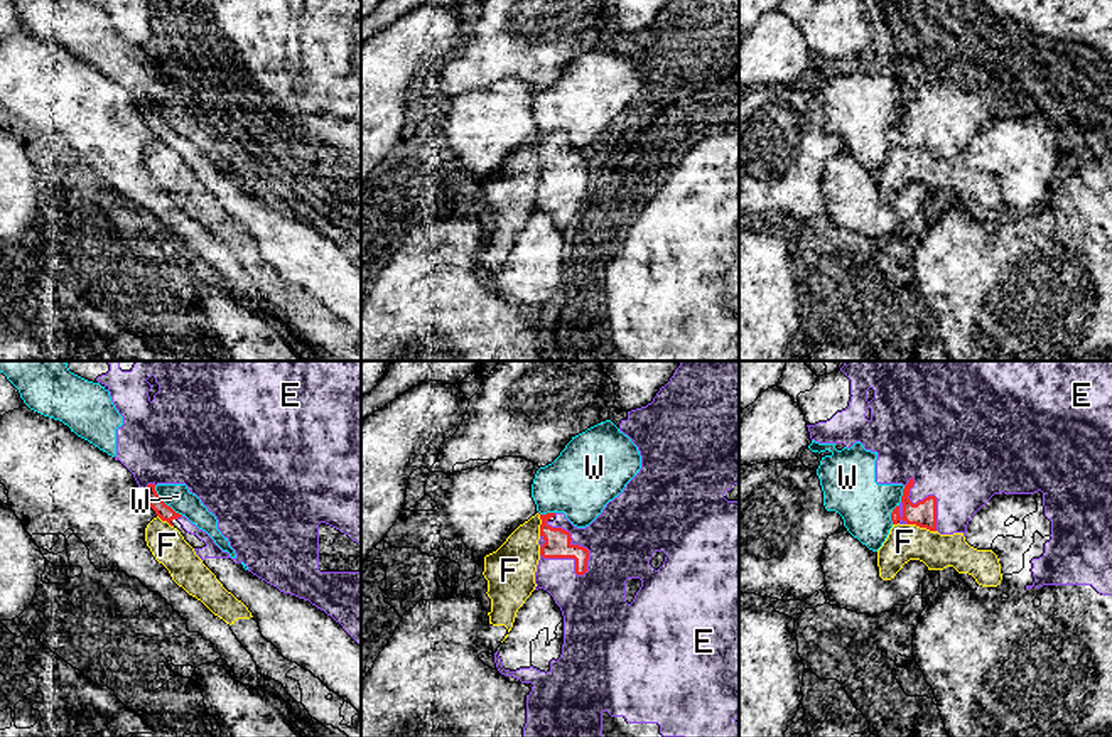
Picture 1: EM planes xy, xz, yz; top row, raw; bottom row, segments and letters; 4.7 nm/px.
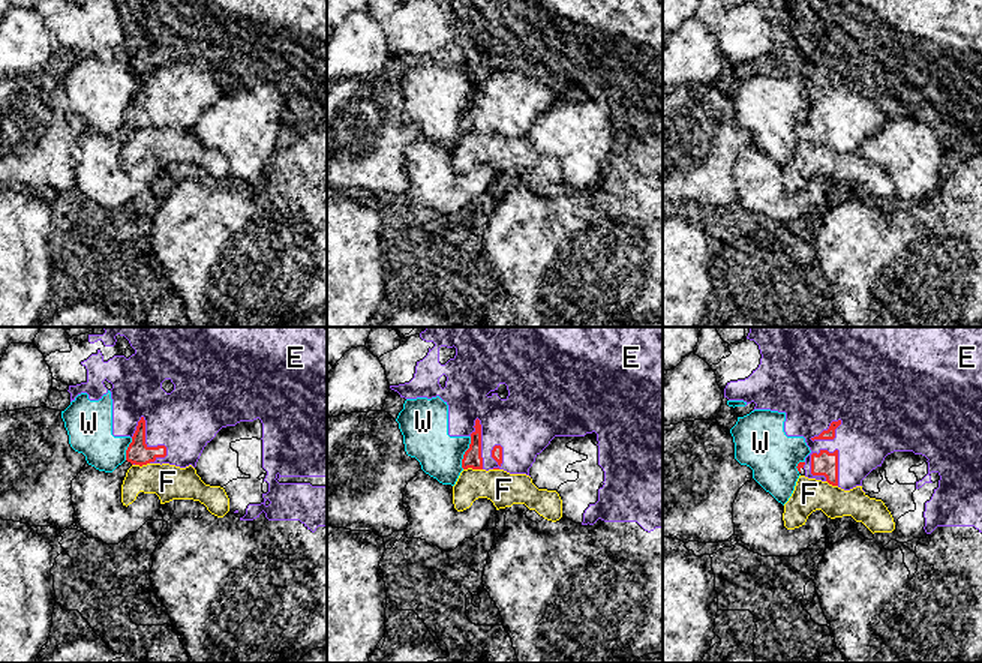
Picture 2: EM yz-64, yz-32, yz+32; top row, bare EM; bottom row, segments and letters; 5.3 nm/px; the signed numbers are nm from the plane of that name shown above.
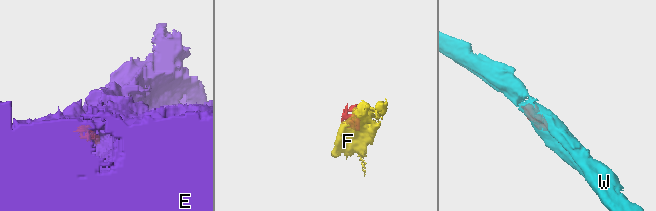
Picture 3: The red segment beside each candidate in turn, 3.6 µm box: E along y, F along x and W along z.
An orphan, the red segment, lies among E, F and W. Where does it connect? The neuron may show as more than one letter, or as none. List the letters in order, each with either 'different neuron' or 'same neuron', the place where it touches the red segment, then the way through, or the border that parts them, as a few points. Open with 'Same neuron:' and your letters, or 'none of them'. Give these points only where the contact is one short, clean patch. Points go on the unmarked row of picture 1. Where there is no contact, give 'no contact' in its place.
Same neuron: none of them
E: different neuron; meets red in xz at (576, 167)
F: different neuron; meets red in yz at (922, 149); border along yz (908, 145), (935, 154)
W: different neuron; meets red in xy at (164, 125); border along xy (154, 108), (156, 115), (183, 137)

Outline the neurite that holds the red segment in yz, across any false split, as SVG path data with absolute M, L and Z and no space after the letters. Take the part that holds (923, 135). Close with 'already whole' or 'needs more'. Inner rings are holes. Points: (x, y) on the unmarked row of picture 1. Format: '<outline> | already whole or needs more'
M913 100L903 111L901 125L903 128L896 128L891 135L893 147L898 147L899 142L906 143L908 147L916 147L920 150L926 150L930 153L937 153L937 120L928 118L923 123L913 126L910 123L910 111L913 110Z | already whole

